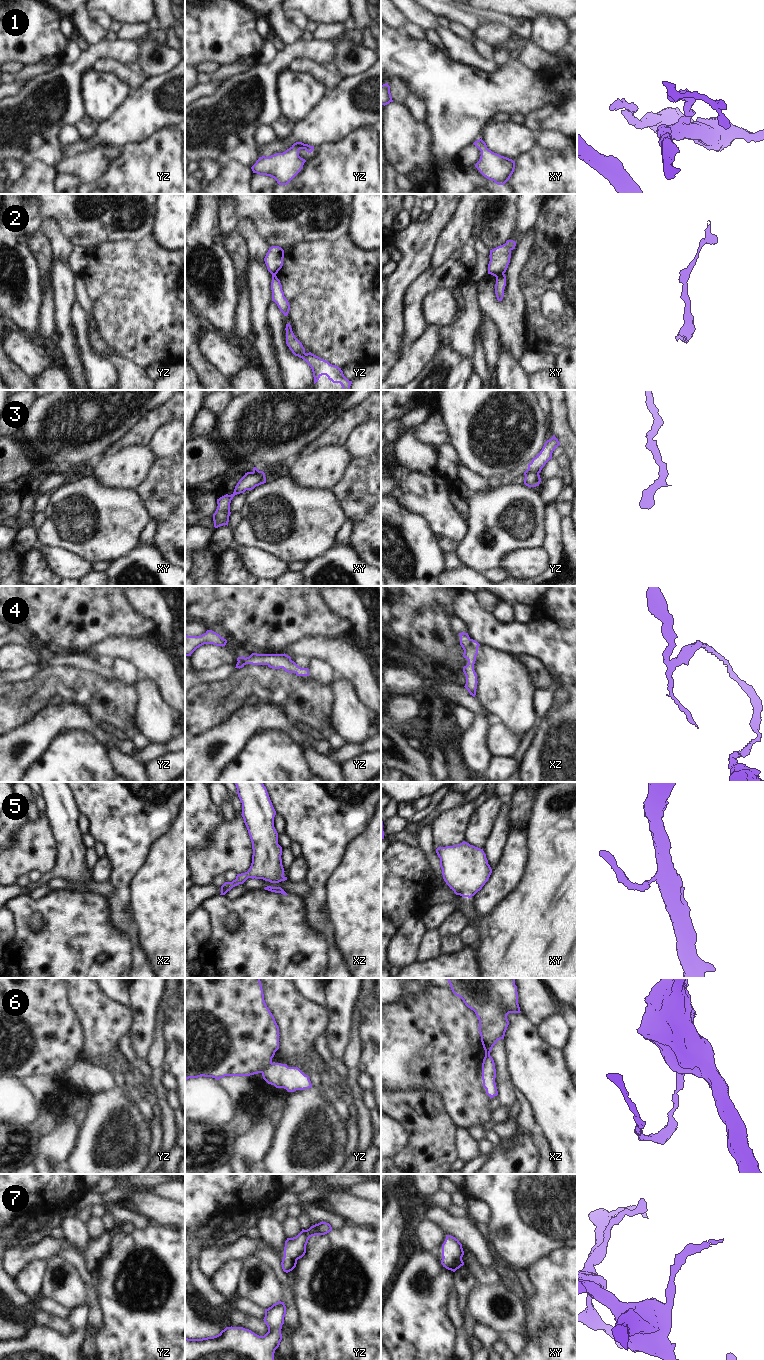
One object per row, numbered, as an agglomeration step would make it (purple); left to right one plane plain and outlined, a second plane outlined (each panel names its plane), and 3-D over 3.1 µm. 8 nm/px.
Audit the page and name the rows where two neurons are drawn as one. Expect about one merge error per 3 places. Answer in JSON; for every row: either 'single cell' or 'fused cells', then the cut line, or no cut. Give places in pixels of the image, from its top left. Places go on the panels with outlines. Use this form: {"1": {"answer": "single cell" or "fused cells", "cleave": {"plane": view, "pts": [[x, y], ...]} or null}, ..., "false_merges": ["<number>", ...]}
{"1": {"answer": "single cell", "cleave": null}, "2": {"answer": "fused cells", "cleave": {"plane": "xy", "pts": [[503, 273], [496, 277]]}}, "3": {"answer": "fused cells", "cleave": {"plane": "yz", "pts": [[538, 472], [527, 472], [524, 474]]}}, "4": {"answer": "fused cells", "cleave": {"plane": "xz", "pts": [[470, 639], [470, 644], [477, 648]]}}, "5": {"answer": "single cell", "cleave": null}, "6": {"answer": "fused cells", "cleave": {"plane": "yz", "pts": [[271, 1062], [261, 1072]]}}, "7": {"answer": "single cell", "cleave": null}, "false_merges": ["2", "3", "4", "6"]}

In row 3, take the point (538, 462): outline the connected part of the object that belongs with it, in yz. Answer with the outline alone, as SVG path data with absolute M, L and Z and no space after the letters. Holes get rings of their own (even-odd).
M553 435L551 439L545 442L542 450L528 464L528 469L524 472L524 475L529 472L540 473L545 464L552 459L552 453L559 445L560 442Z

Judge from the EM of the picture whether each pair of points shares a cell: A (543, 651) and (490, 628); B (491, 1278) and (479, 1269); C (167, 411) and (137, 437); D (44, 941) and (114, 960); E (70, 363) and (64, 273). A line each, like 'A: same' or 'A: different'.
A: same
B: same
C: same
D: same
E: same

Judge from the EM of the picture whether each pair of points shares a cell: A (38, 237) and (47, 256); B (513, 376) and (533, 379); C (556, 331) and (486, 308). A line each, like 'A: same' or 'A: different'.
A: same
B: different
C: different

